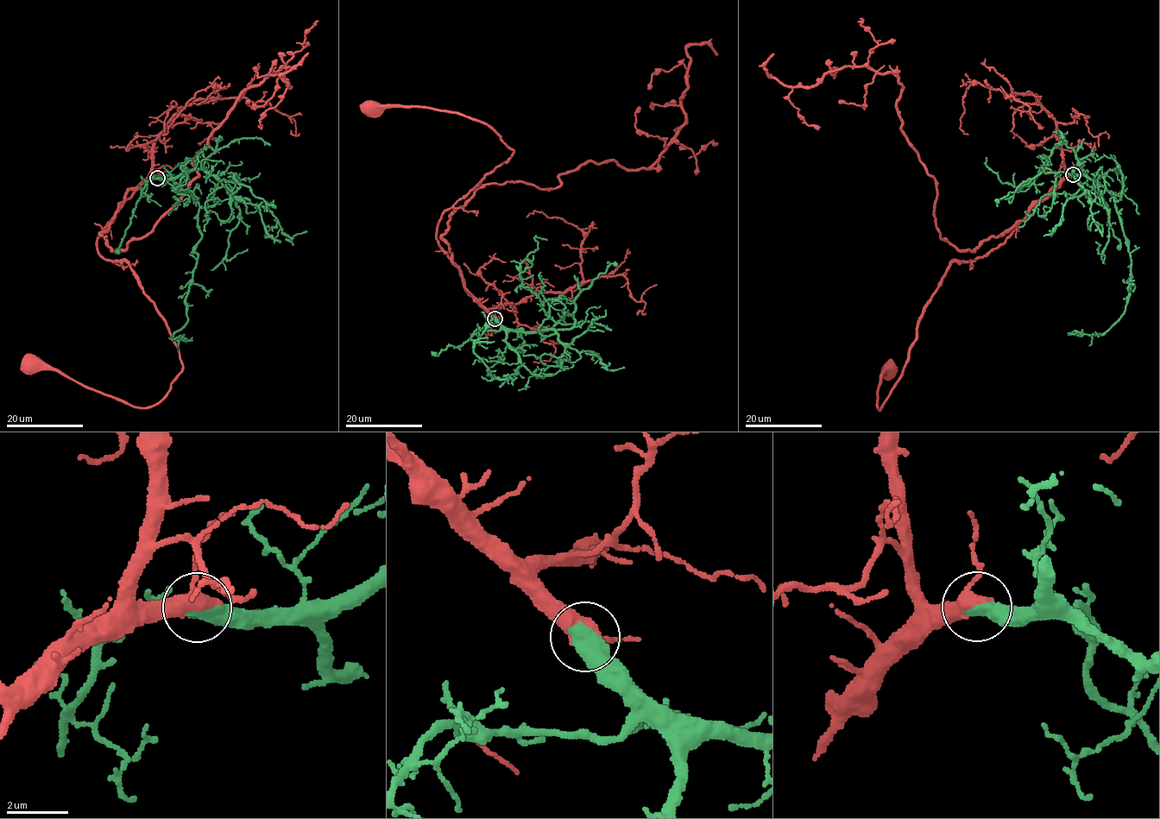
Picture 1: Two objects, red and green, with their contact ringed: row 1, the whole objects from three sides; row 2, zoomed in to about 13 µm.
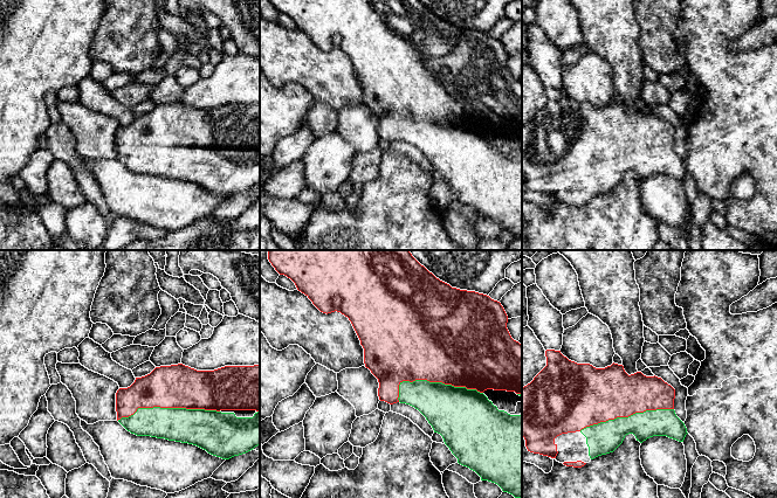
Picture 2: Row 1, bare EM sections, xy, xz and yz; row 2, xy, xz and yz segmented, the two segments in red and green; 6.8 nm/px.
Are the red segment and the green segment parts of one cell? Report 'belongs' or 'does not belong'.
belongs

